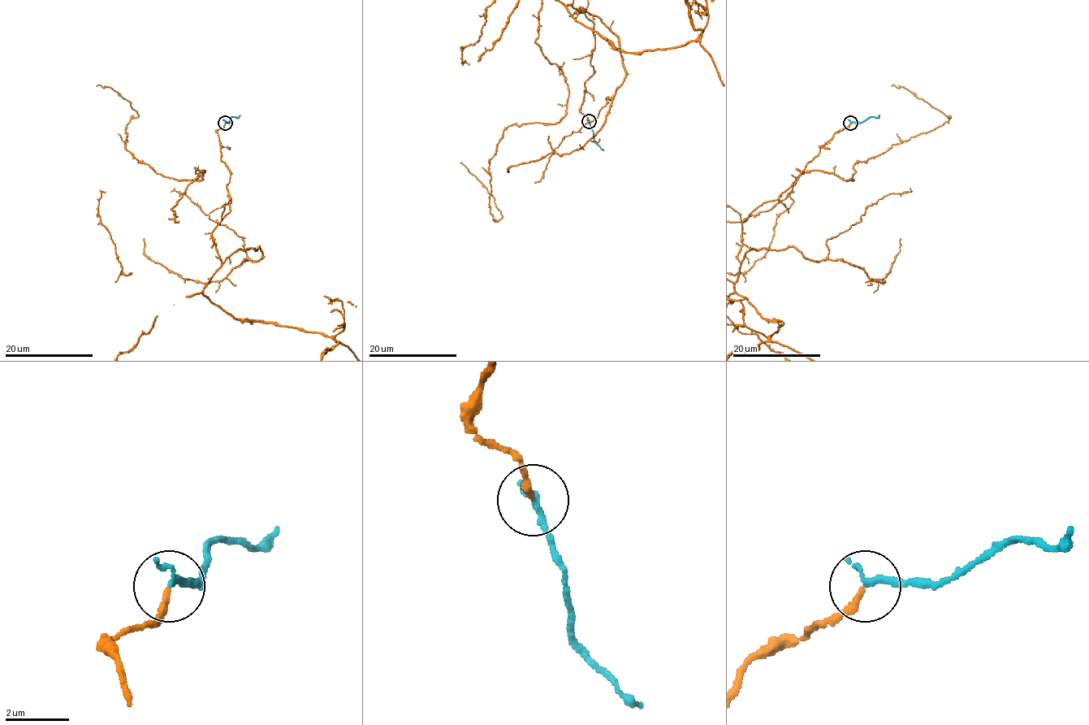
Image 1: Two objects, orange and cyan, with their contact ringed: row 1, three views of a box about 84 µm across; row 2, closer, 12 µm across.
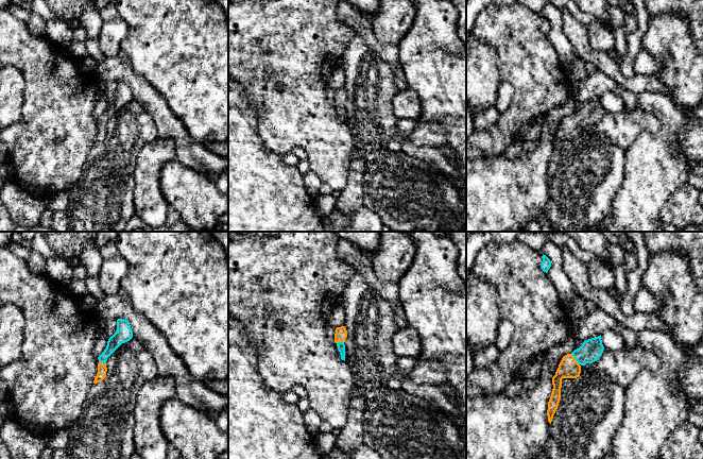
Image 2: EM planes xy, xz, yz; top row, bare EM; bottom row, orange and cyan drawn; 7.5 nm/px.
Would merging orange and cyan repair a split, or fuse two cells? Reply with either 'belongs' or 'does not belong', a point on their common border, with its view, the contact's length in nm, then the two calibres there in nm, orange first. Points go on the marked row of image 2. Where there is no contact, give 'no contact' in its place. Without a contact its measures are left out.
belongs; meets orange in yz at (575, 359); contact 110 nm long; 160 nm thick on the orange side, 160 nm on the other

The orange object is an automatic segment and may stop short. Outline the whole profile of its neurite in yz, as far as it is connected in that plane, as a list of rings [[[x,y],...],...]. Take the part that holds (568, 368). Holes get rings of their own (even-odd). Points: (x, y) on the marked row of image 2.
[[[601,335],[588,339],[583,344],[575,350],[571,354],[565,355],[552,377],[552,393],[548,402],[548,422],[551,424],[553,415],[558,409],[561,400],[561,388],[563,378],[577,378],[580,376],[581,367],[586,363],[593,363],[603,353],[604,346],[602,344]]]

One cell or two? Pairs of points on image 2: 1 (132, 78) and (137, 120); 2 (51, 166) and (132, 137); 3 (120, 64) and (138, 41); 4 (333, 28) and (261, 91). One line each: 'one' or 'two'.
1: two
2: two
3: two
4: one

